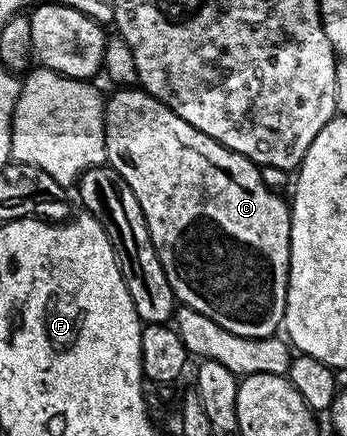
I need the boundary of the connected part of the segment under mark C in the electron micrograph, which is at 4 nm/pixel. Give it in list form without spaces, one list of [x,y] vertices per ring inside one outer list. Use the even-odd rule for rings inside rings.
[[[123,86],[115,90],[111,97],[108,95],[105,100],[103,118],[105,150],[107,151],[106,163],[113,170],[117,170],[117,174],[121,174],[121,178],[125,178],[125,182],[129,182],[129,190],[133,190],[133,194],[137,194],[137,202],[141,202],[145,222],[149,226],[151,241],[157,250],[161,266],[165,270],[165,278],[169,278],[169,286],[175,291],[176,301],[184,308],[192,308],[205,314],[205,318],[213,318],[213,322],[217,322],[217,326],[221,326],[225,330],[233,330],[233,334],[241,334],[245,338],[265,338],[276,335],[280,331],[283,315],[286,312],[287,275],[290,270],[291,209],[286,199],[283,201],[273,189],[267,188],[266,182],[263,181],[262,174],[264,175],[264,173],[261,171],[260,165],[221,146],[213,138],[201,134],[201,130],[189,126],[189,122],[185,122],[185,118],[181,118],[176,112],[169,110],[169,106],[165,106],[139,86]]]

